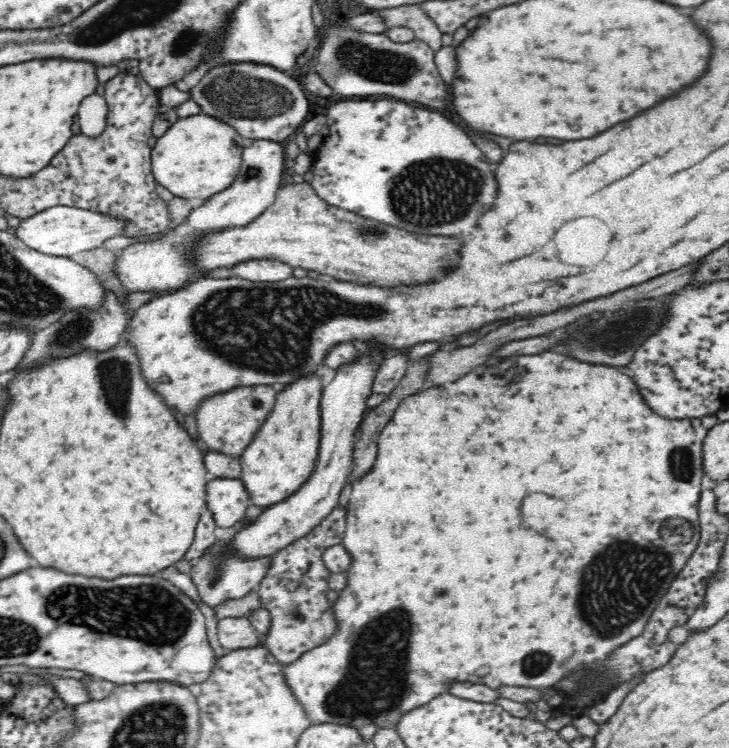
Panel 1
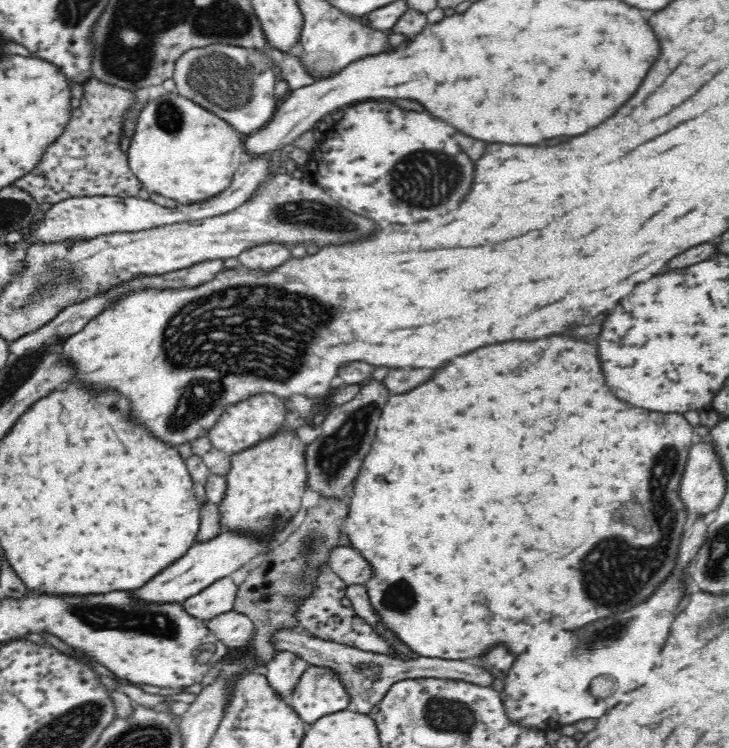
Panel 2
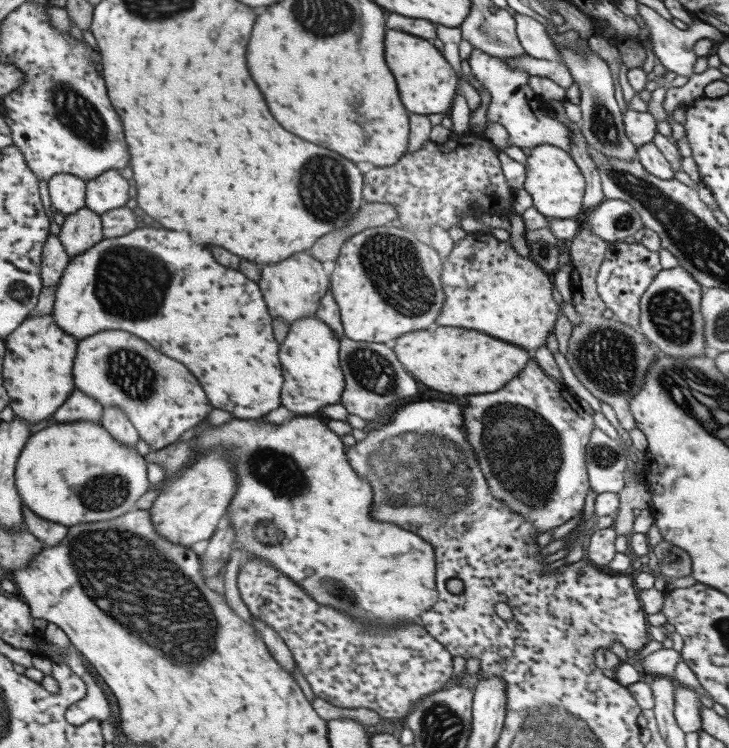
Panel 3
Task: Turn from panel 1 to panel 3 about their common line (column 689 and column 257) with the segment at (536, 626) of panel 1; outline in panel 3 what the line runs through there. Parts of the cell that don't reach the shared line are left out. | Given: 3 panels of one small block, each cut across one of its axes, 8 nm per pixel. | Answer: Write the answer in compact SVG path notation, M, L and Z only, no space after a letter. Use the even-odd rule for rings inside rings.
M297 415L275 425L261 419L232 418L218 426L203 425L198 427L198 435L192 440L195 460L224 449L233 464L237 491L226 513L229 514L228 524L235 530L234 546L243 548L249 558L265 560L271 568L305 590L317 604L343 612L359 624L419 623L419 614L429 610L437 600L431 546L391 522L371 520L371 488L367 480L351 469L342 441L321 420Z

